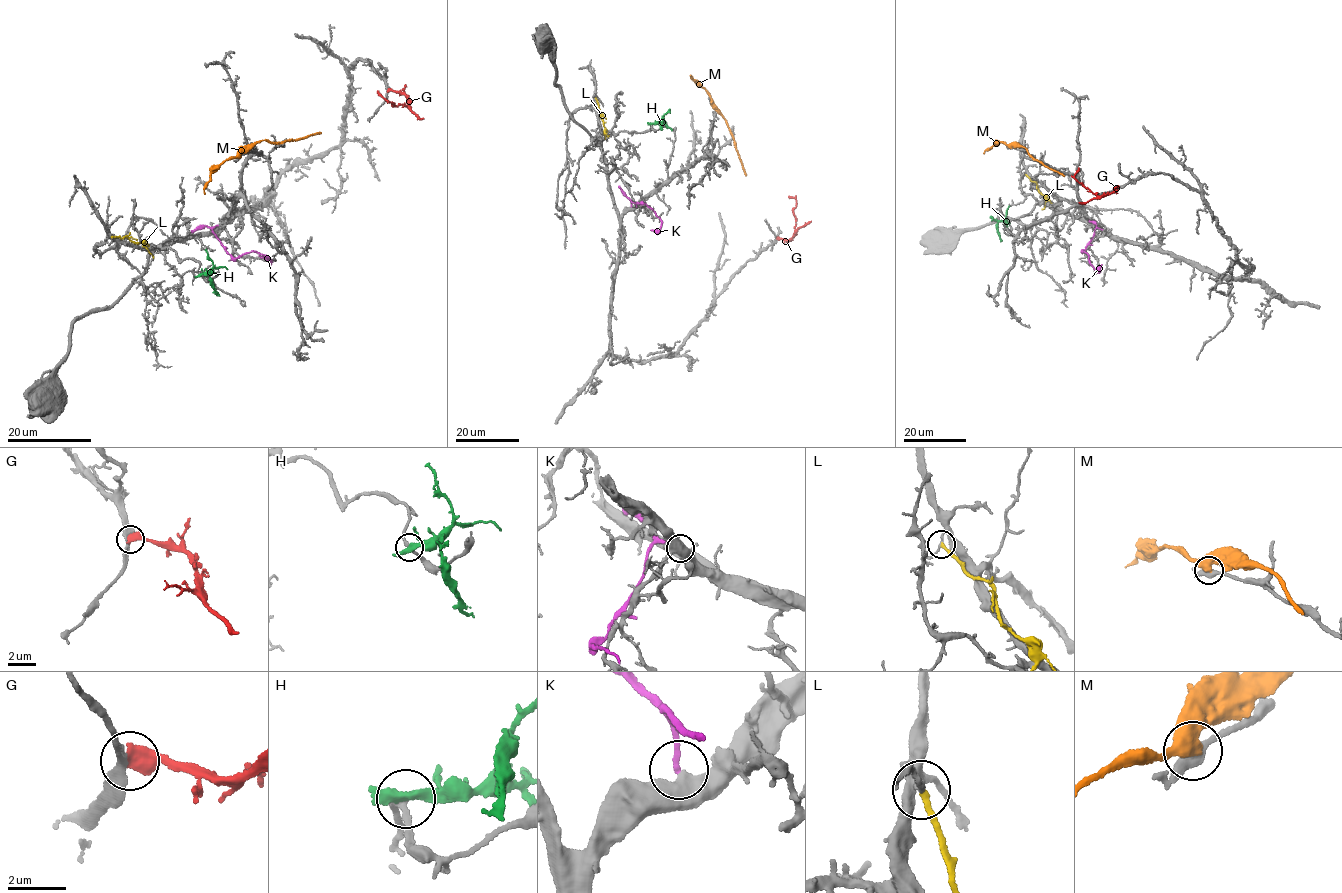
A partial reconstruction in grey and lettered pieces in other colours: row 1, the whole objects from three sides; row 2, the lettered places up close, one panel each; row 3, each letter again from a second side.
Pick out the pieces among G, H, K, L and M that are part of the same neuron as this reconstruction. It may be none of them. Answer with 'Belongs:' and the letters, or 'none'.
Belongs: G, K

